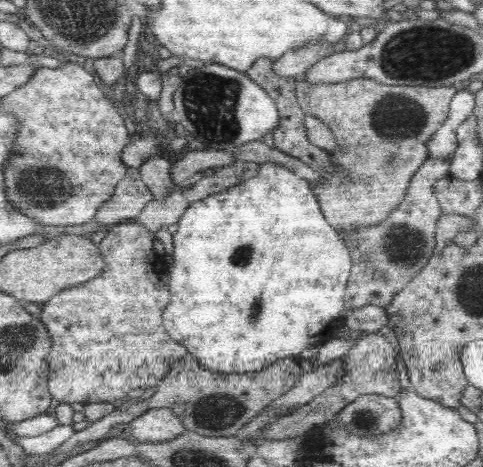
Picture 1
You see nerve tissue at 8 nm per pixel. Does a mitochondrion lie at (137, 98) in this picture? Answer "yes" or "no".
no

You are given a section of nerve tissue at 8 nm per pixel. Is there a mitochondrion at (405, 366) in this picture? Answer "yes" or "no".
no

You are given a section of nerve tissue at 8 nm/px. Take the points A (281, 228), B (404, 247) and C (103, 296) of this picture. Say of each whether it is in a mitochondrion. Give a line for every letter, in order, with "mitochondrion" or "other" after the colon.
A: other
B: mitochondrion
C: other

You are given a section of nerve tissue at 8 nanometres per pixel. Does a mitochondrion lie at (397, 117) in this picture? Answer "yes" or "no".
yes

